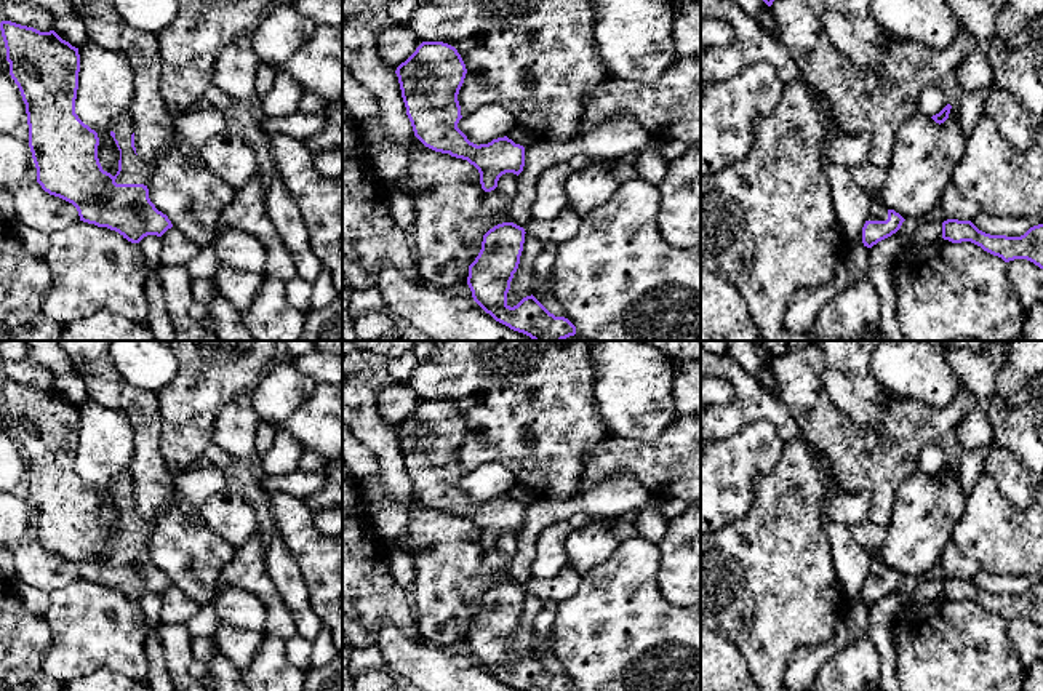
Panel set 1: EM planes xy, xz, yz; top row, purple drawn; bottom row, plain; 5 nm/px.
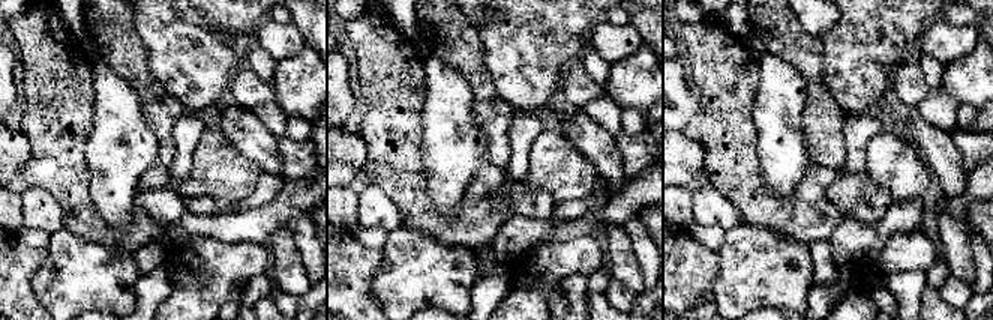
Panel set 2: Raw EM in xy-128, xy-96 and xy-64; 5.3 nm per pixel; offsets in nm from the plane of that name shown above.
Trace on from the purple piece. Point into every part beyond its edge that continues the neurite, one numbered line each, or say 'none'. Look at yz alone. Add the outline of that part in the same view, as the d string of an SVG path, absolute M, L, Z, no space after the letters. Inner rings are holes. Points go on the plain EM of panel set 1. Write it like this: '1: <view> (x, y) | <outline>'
1: yz (869, 535) | M865 521L851 528L853 537L872 553L872 563L869 568L867 579L886 579L888 566L881 561L878 549L881 547L886 526L877 525L873 521Z

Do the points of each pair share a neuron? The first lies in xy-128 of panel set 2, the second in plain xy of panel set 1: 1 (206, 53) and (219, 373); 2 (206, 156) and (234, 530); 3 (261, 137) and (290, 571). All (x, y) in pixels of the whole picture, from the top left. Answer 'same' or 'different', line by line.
1: same
2: same
3: different

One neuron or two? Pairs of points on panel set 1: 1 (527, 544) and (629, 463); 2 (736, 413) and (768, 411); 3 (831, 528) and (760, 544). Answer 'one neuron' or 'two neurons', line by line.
1: two neurons
2: one neuron
3: two neurons

